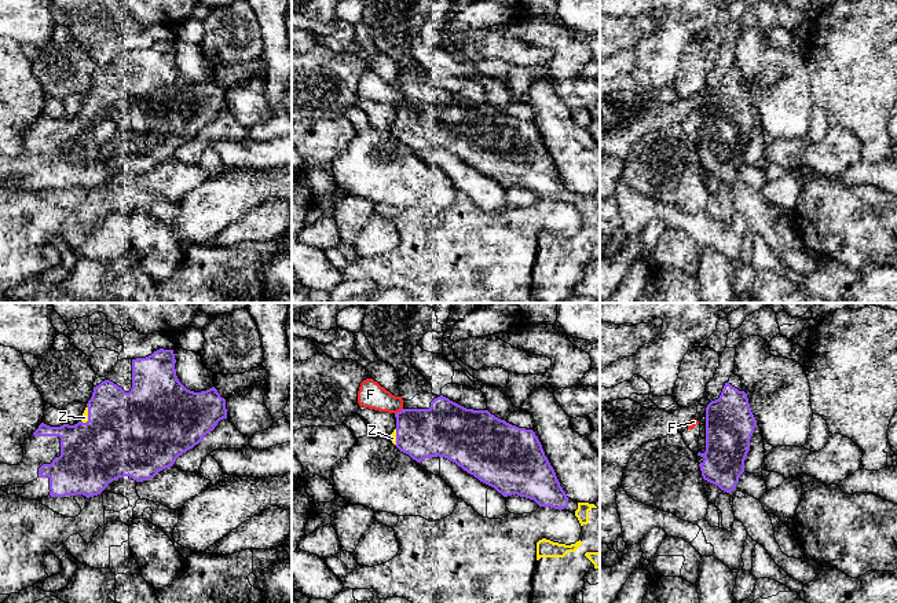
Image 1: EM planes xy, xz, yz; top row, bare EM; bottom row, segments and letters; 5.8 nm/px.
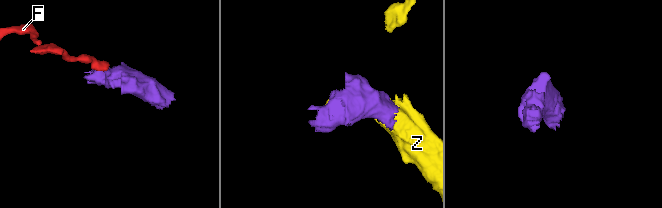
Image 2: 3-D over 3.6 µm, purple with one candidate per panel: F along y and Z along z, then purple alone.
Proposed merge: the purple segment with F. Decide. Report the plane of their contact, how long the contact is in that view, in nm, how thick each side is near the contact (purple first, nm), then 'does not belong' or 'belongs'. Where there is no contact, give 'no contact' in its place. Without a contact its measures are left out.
contact in xz; length 60 nm; calibres 280 and 150 nm; does not belong

